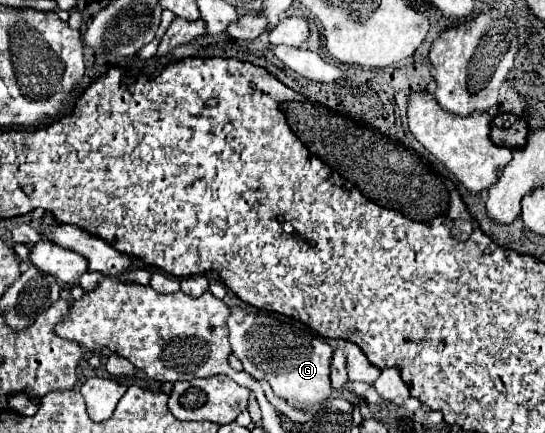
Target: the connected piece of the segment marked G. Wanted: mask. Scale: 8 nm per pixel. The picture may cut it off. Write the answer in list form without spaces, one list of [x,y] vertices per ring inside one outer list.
[[[229,308],[227,326],[233,354],[243,362],[243,370],[255,380],[267,380],[273,392],[287,400],[287,404],[307,410],[315,402],[323,402],[331,396],[333,386],[329,380],[329,368],[333,348],[321,340],[315,330],[289,316],[247,312],[243,308]]]

